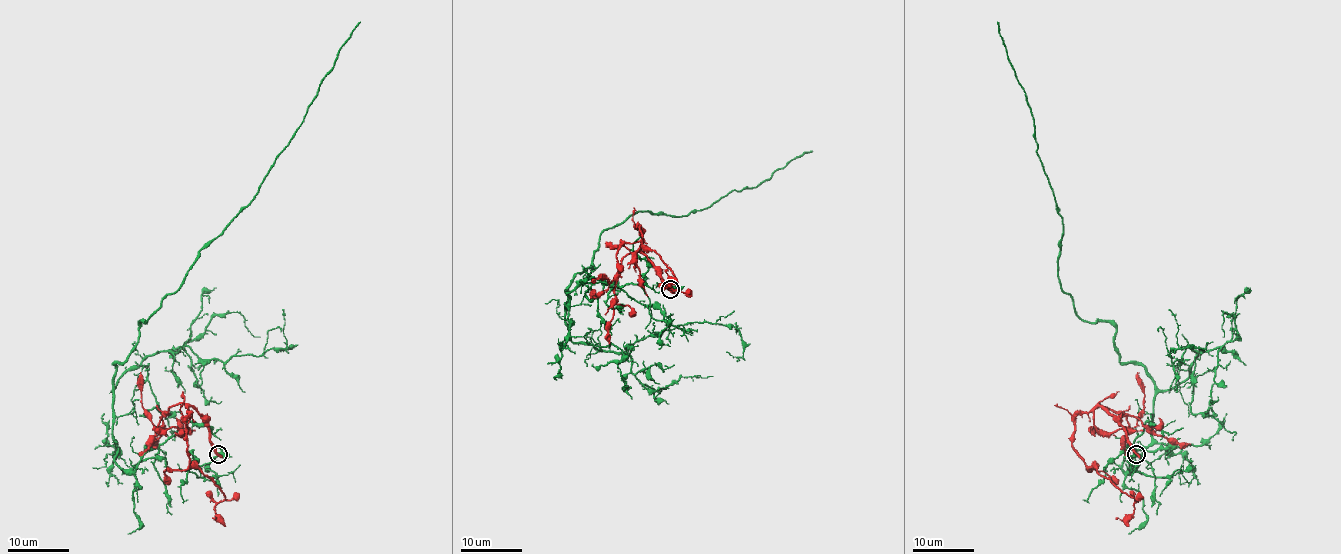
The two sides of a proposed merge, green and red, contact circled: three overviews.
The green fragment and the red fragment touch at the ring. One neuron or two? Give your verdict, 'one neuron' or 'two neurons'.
two neurons

